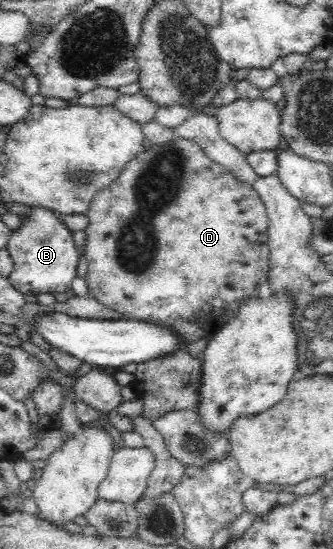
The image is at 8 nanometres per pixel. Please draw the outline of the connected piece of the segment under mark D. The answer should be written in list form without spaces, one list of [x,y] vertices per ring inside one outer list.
[[[177,137],[170,143],[163,146],[152,146],[149,150],[138,154],[131,160],[119,177],[113,180],[112,184],[106,185],[93,198],[93,204],[87,211],[89,219],[88,227],[85,228],[86,244],[83,252],[88,266],[85,272],[87,292],[92,298],[96,298],[102,306],[108,306],[116,310],[122,319],[144,319],[152,323],[168,324],[174,333],[184,338],[185,344],[192,344],[196,340],[206,340],[214,336],[220,328],[226,326],[231,319],[238,314],[238,309],[242,306],[244,299],[260,294],[259,287],[267,282],[267,272],[269,263],[268,245],[268,218],[266,208],[261,201],[260,195],[249,183],[241,182],[240,179],[228,169],[210,160],[205,152],[202,152],[198,144],[191,140]]]

